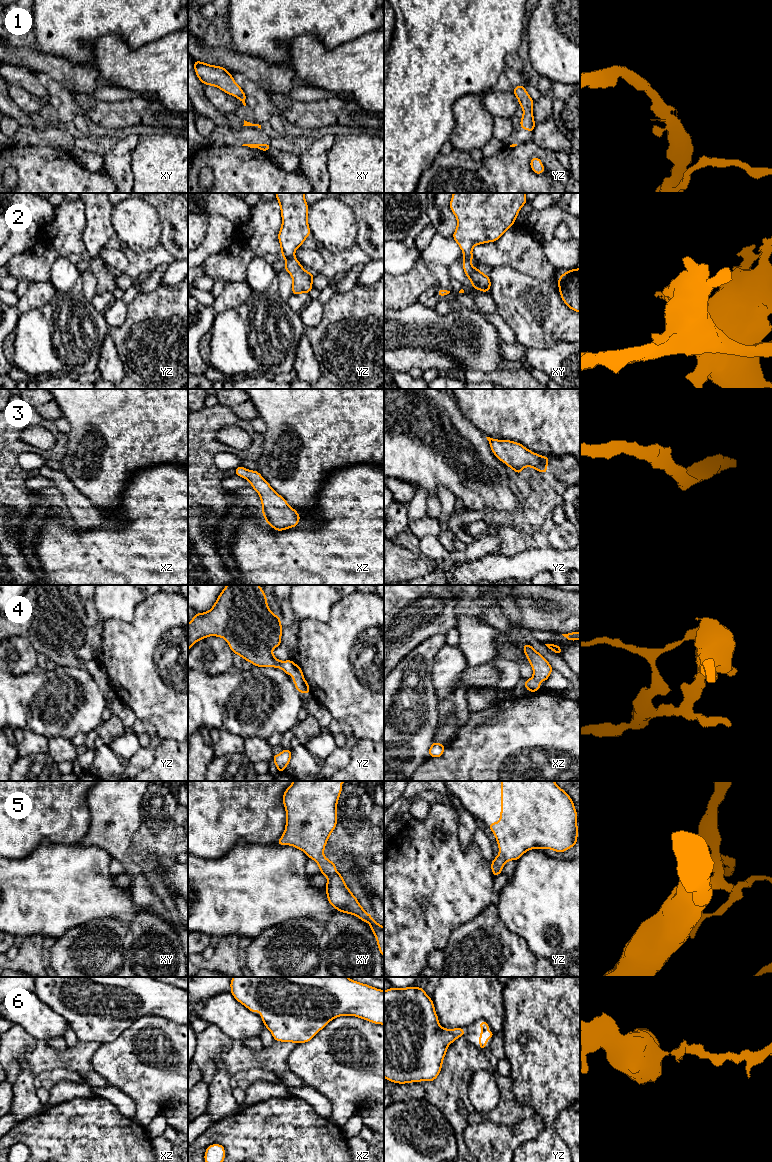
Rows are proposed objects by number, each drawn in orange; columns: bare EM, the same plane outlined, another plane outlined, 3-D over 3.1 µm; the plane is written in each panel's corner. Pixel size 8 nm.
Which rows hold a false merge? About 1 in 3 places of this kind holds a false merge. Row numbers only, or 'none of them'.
none of them

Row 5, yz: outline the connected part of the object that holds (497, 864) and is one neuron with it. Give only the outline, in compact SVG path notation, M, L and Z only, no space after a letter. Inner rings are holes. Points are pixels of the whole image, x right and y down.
M501 781L501 821L488 826L495 835L499 854L491 862L492 874L502 873L504 864L518 860L531 849L552 849L557 853L578 841L577 812L570 796L554 781Z

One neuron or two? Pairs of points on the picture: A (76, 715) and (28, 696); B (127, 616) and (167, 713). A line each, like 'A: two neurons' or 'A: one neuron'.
A: one neuron
B: two neurons

